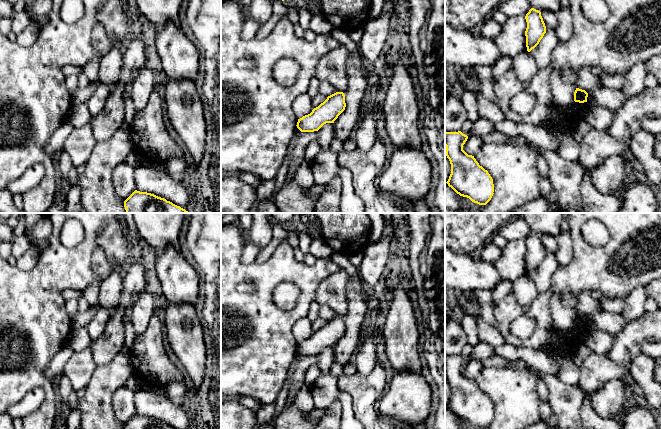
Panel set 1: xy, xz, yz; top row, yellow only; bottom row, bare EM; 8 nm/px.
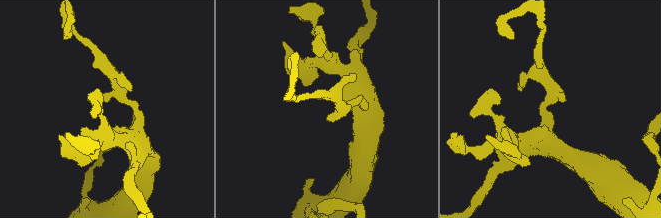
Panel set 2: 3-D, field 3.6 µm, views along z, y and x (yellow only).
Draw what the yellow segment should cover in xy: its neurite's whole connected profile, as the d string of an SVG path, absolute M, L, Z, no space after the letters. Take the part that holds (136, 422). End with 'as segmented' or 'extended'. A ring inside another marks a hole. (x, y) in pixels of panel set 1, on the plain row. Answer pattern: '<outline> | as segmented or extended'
M135 414L124 425L124 429L175 429L175 428L154 418Z | as segmented

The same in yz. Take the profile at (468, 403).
M461 355L445 356L446 380L451 388L451 398L446 407L460 420L467 421L479 429L486 429L493 420L493 403L488 395L479 389L474 380L468 379L463 374L463 369L467 363L468 360Z | as segmented

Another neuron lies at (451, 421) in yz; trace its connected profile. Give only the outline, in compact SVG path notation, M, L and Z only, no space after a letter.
M445 406L445 429L461 429L460 419Z

